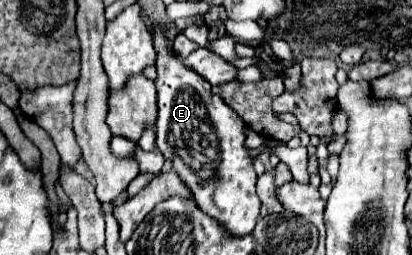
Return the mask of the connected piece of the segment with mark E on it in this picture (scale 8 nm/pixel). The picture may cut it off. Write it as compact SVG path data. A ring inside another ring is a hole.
M154 21L150 35L158 53L158 149L172 163L174 173L190 189L202 211L222 221L232 235L252 233L260 215L260 199L256 195L258 175L252 165L252 153L244 143L246 123L238 119L238 113L220 95L212 93L210 83L202 75L184 65L182 55L170 47L164 23Z

